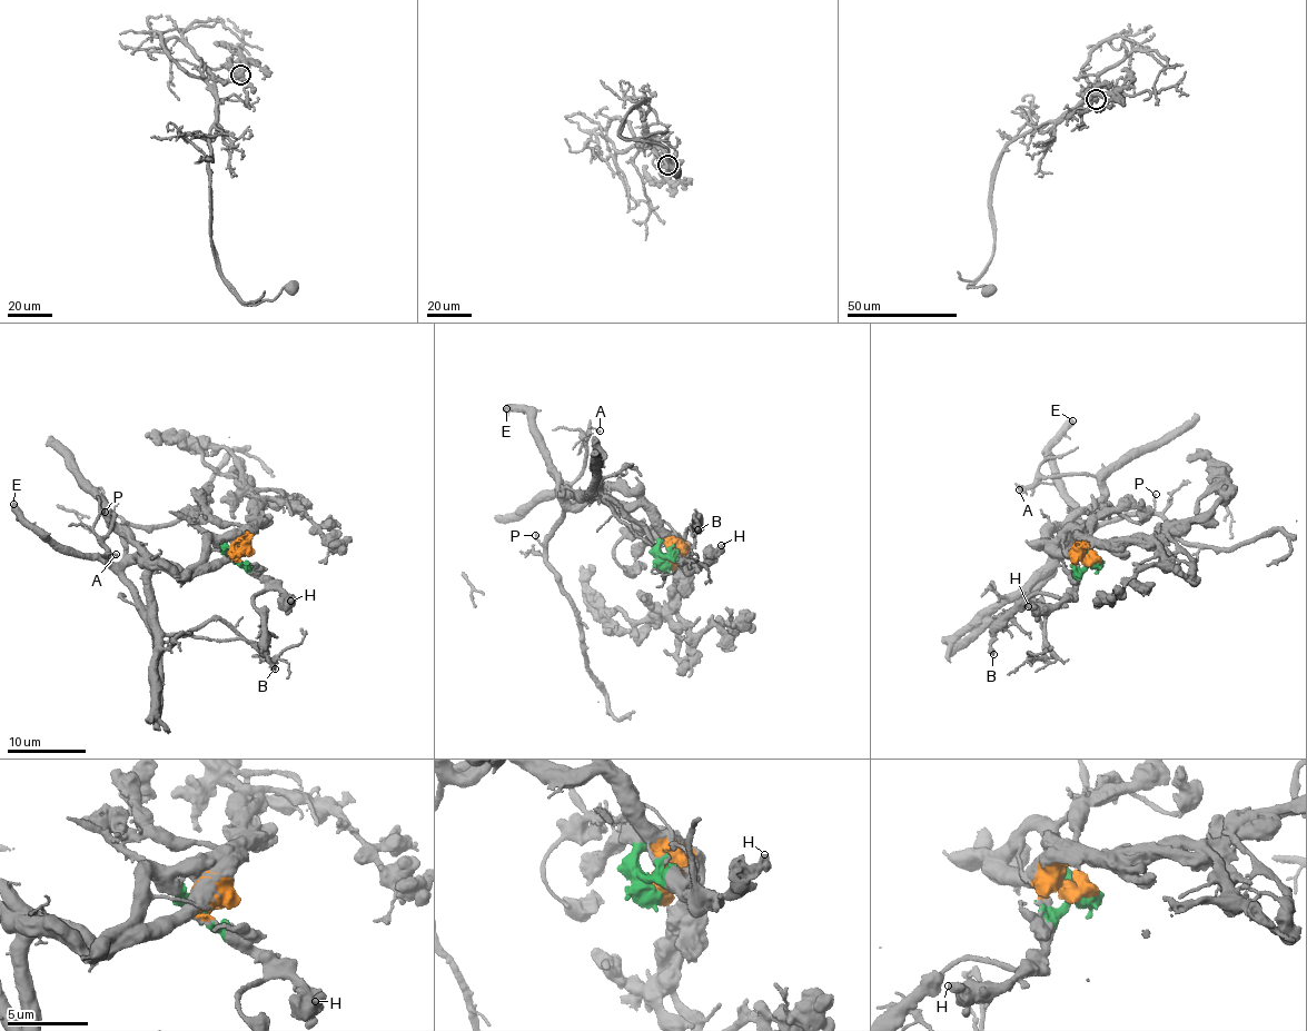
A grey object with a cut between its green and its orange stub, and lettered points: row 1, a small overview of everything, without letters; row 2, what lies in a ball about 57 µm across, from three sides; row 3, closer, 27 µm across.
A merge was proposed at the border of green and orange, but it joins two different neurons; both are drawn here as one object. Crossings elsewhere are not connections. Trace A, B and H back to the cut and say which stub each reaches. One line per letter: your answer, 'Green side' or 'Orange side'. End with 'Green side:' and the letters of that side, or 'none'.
A: Orange side
B: Green side
H: Green side
Green side: B, H

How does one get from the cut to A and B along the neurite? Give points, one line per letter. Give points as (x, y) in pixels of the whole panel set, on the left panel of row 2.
A: (243, 549), (189, 575), (155, 565), (114, 525), (112, 514), (104, 537), (107, 552), (117, 554)
B: (243, 549), (239, 561), (254, 567), (266, 586), (251, 598), (270, 665), (276, 668)

